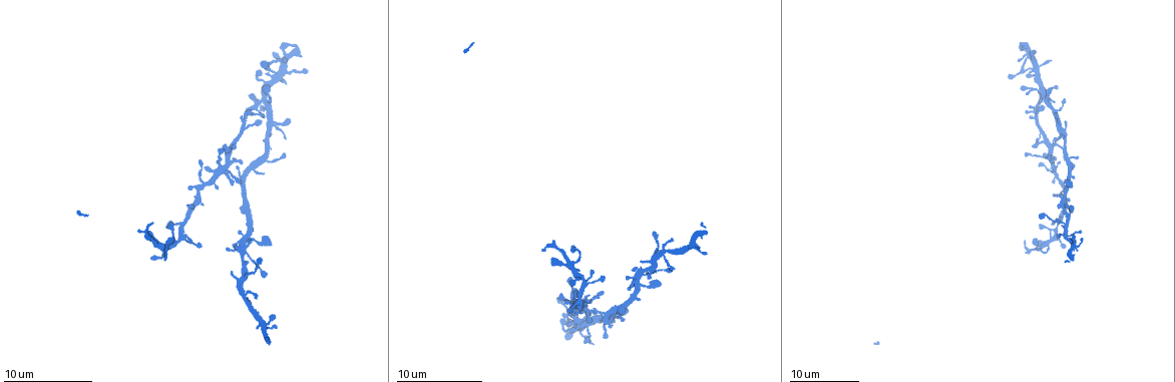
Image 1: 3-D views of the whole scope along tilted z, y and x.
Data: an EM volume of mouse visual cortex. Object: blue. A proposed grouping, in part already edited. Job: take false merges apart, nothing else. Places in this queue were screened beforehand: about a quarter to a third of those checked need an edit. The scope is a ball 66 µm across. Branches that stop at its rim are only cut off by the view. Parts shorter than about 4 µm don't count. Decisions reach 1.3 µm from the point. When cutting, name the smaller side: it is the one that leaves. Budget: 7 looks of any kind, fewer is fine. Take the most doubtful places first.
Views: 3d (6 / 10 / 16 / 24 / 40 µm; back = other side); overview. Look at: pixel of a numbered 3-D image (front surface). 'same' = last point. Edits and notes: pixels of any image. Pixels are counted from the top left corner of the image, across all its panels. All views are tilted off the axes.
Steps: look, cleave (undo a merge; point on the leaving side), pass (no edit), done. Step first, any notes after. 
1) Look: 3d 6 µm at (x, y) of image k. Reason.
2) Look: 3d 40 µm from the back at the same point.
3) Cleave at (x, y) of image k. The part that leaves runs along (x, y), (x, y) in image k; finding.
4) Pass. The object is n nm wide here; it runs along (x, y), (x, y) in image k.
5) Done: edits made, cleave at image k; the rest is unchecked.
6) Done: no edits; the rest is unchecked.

Look: 3d 6 µm at (162, 252) of image 1. Four-way junction.

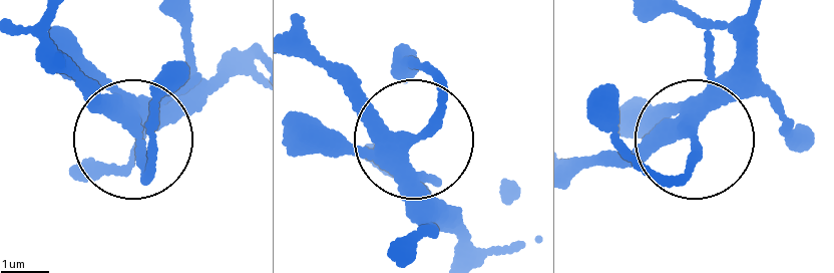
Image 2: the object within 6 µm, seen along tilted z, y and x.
Pass. The object is 280 nm wide here; it runs along (217, 75), (137, 130), (151, 177), (153, 145) in image 2; one neuron here.

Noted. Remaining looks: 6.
Look: 3d 10 µm at (242, 280) of image 1. Four-way junction.

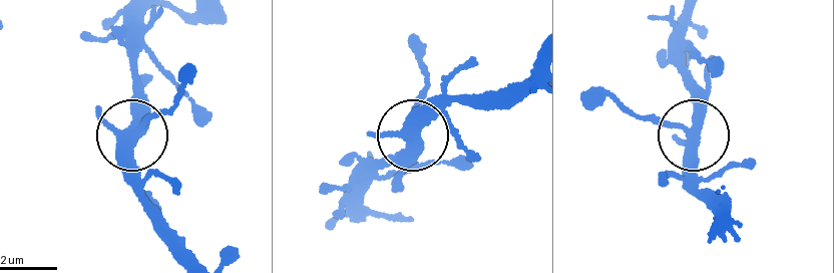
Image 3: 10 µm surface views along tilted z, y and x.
Pass. The side arm is 5 µm long; it runs along (145, 15), (133, 132), (150, 114), (168, 108) in image 3; one neuron here.

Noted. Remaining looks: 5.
Look: 3d 10 µm at (218, 171) of image 1. Looks like a crossing.

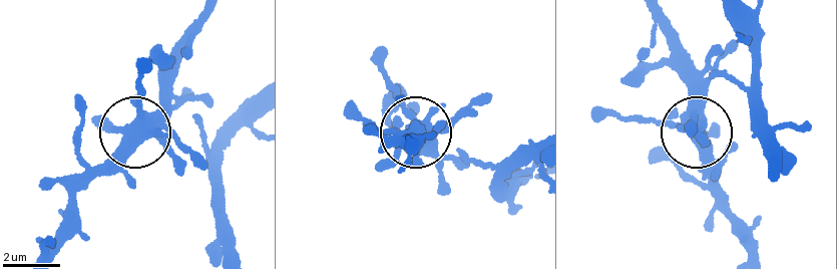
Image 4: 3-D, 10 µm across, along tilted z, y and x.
Pass. The side arm is 45 µm long; it runs along (136, 133), (79, 180) in image 4; continuous, no second neuron.

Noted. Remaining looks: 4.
Done: no edits; the rest is unchecked.

